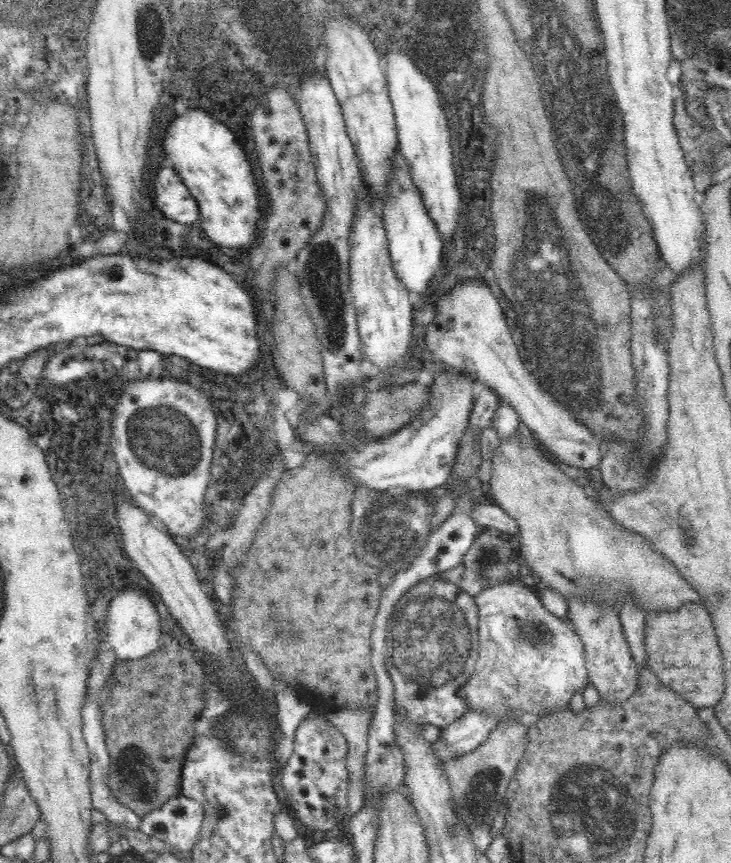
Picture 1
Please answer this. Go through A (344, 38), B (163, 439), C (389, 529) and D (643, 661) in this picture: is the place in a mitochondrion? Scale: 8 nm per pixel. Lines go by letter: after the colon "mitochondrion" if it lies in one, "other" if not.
A: mitochondrion
B: mitochondrion
C: mitochondrion
D: other

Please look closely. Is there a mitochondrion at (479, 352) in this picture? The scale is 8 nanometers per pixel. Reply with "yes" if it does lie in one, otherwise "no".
no

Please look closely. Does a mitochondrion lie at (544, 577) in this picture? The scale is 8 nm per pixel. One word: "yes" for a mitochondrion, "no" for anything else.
no

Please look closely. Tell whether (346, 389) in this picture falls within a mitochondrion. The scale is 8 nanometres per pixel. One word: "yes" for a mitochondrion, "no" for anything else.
yes

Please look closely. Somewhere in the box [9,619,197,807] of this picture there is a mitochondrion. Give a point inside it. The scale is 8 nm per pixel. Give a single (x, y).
(134, 774)

